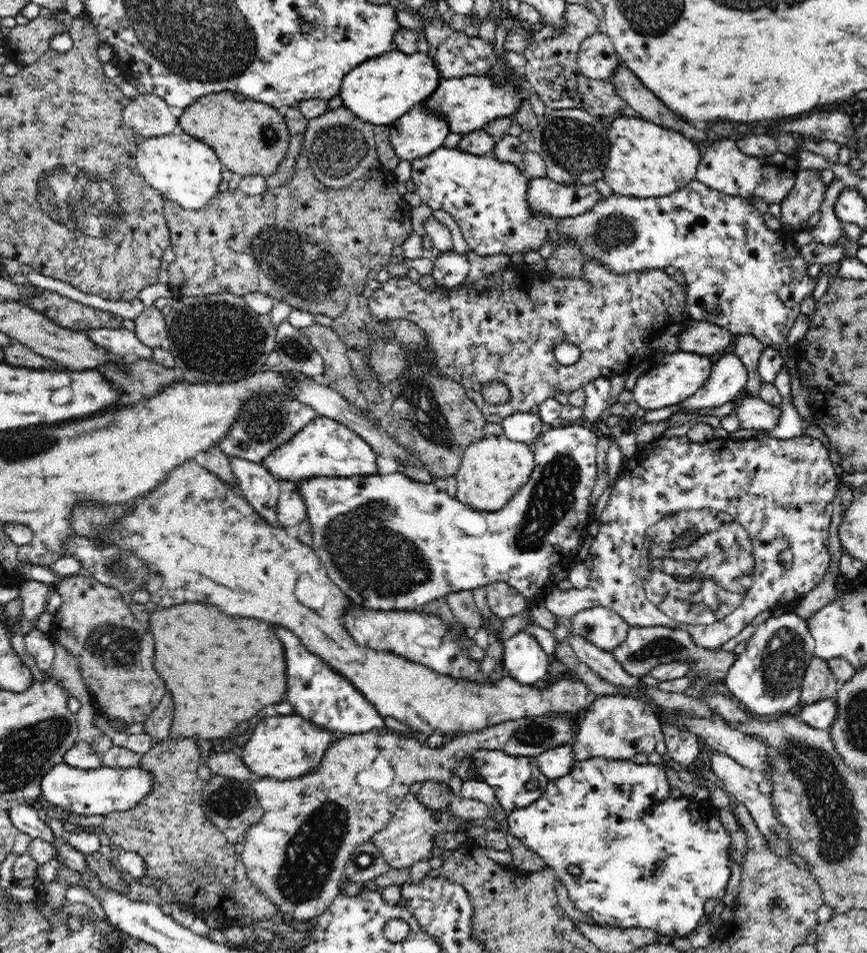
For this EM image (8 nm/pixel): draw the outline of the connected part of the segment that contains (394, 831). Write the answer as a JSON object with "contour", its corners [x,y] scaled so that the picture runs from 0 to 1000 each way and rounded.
{"contour":[[[471,832],[461,842],[460,848],[457,849],[449,865],[434,873],[428,882],[441,893],[443,901],[452,912],[474,911],[479,905],[487,902],[487,900],[495,900],[496,902],[501,898],[501,894],[505,894],[499,885],[499,877],[503,874],[527,872],[528,867],[526,867],[525,863],[528,859],[551,860],[554,858],[570,859],[570,847],[551,839],[522,833],[514,850],[501,852],[499,850],[494,850],[486,842],[482,842],[479,834]]]}

